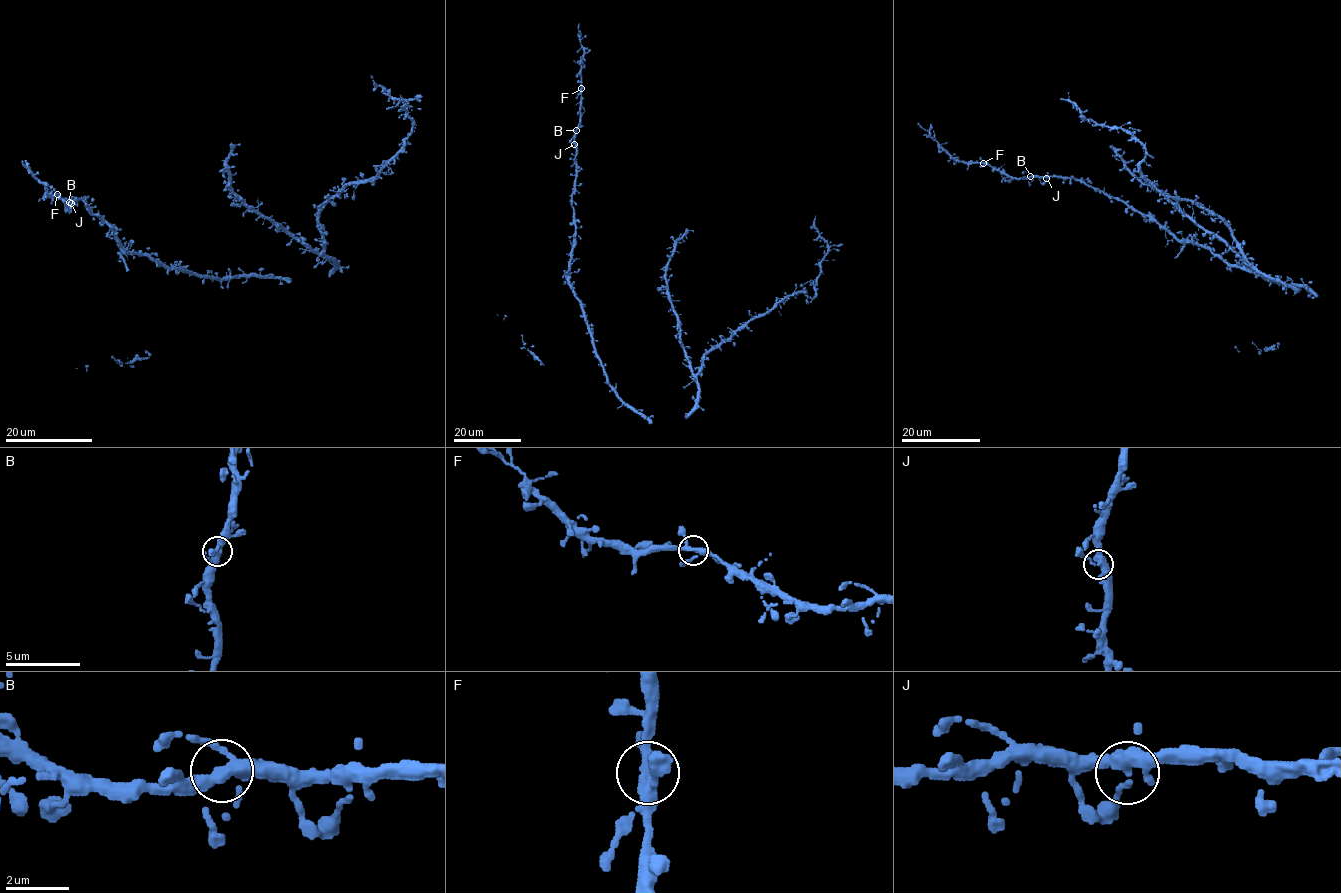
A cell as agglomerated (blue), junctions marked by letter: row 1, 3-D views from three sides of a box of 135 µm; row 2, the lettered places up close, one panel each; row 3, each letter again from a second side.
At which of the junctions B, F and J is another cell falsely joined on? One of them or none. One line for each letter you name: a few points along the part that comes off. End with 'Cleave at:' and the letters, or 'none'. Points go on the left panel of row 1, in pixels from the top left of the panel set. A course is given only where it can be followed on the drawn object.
Cleave at: none

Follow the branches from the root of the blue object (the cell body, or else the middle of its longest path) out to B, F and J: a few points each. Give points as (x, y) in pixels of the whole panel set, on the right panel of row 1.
B: (1292, 285), (1265, 280), (1257, 273), (1228, 265), (1207, 248), (1178, 241), (1151, 219), (1079, 180), (1030, 176)
F: (1292, 285), (1265, 280), (1228, 265), (1207, 248), (1178, 241), (1151, 219), (1079, 180), (1015, 178), (983, 163)
J: (1292, 285), (1265, 280), (1257, 273), (1228, 265), (1207, 248), (1178, 241), (1151, 219), (1079, 180), (1046, 178)

